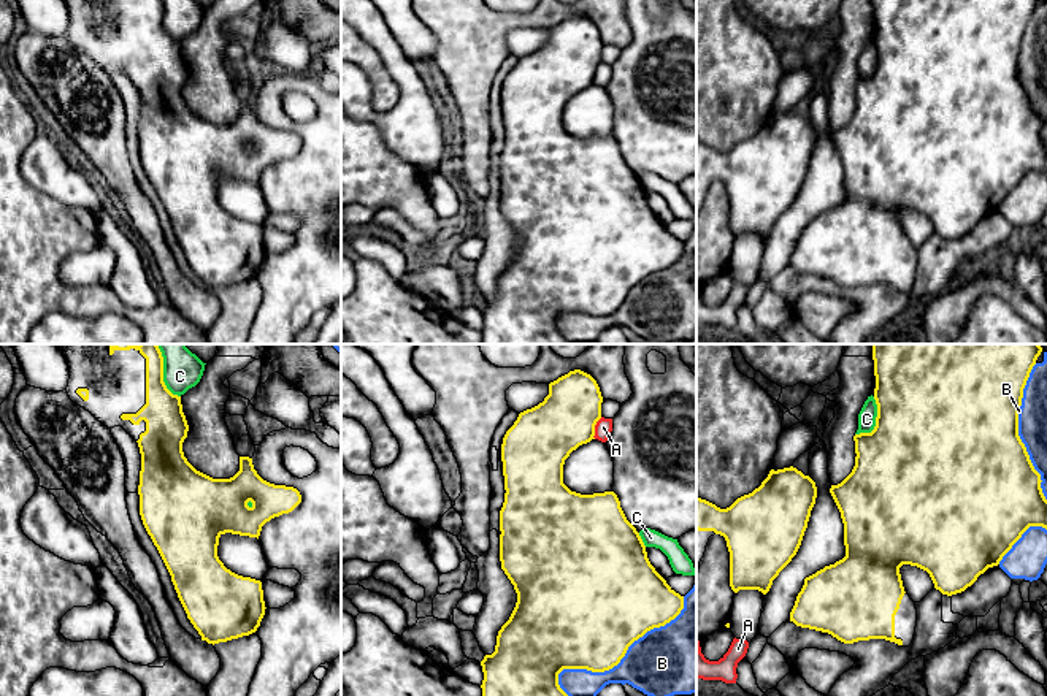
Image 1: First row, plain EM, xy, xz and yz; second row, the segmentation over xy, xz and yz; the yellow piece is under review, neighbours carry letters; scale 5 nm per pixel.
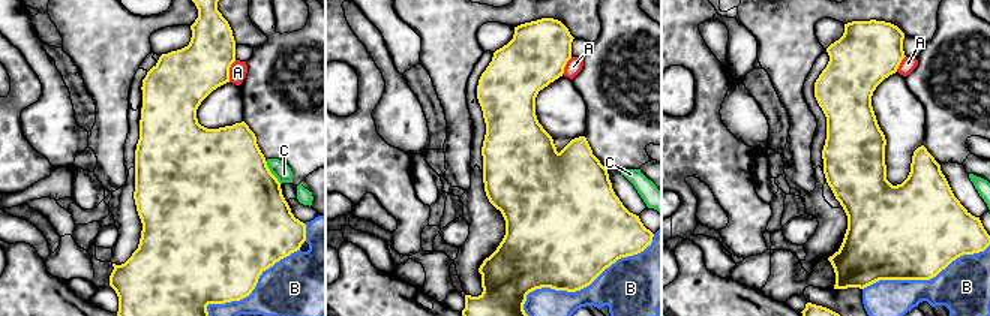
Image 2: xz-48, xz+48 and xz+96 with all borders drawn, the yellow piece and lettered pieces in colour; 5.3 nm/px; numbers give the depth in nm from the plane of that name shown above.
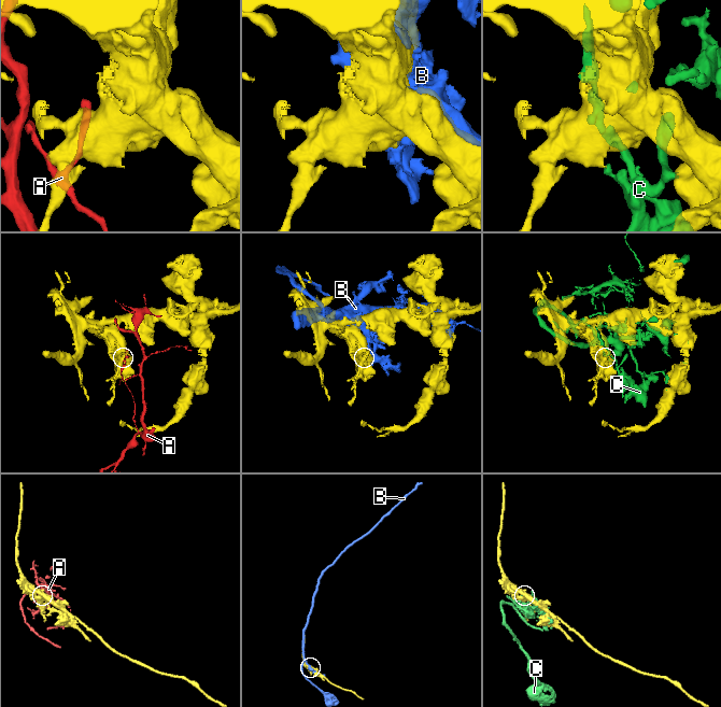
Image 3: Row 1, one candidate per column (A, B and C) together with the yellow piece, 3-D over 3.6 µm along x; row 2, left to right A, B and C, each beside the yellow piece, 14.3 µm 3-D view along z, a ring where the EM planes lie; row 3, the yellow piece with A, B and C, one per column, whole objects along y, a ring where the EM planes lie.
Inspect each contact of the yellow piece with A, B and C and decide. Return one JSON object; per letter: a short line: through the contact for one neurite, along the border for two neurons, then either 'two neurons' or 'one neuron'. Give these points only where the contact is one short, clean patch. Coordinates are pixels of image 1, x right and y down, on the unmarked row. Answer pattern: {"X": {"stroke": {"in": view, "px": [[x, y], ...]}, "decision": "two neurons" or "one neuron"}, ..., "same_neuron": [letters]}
{"A": {"decision": "two neurons"}, "B": {"decision": "two neurons"}, "C": {"decision": "two neurons"}, "same_neuron": []}

